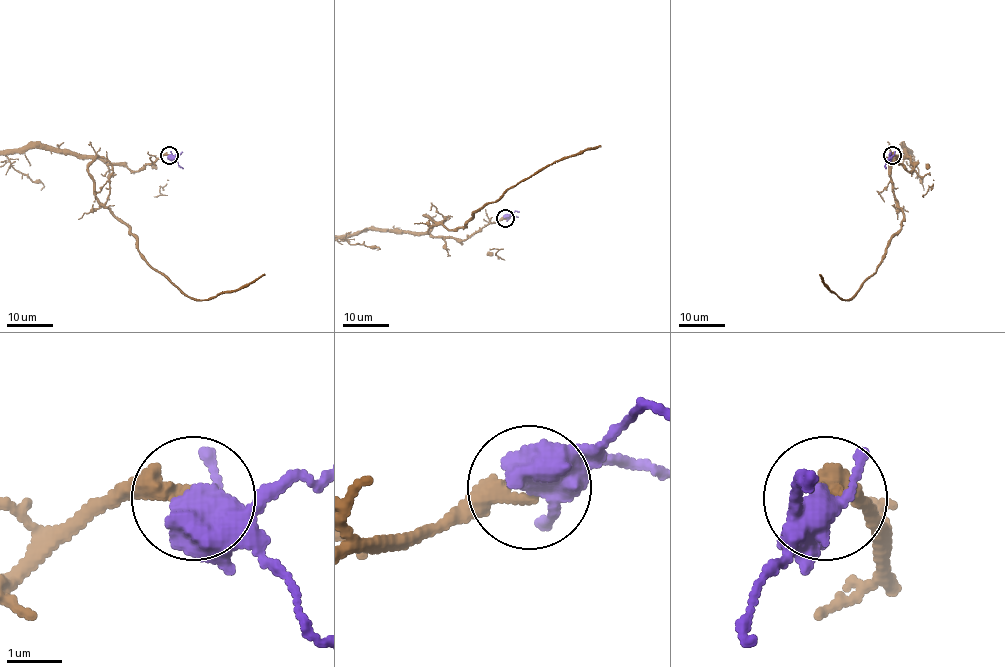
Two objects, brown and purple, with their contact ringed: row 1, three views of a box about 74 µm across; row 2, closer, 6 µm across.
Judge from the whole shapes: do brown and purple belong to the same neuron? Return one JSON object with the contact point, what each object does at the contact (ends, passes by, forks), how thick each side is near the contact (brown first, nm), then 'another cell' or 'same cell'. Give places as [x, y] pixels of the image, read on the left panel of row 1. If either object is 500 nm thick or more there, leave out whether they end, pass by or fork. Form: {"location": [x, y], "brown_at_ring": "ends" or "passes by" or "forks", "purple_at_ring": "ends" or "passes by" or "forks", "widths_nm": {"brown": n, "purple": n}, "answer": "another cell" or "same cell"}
{"location": [169, 155], "widths_nm": {"brown": 320, "purple": 500}, "answer": "another cell"}

